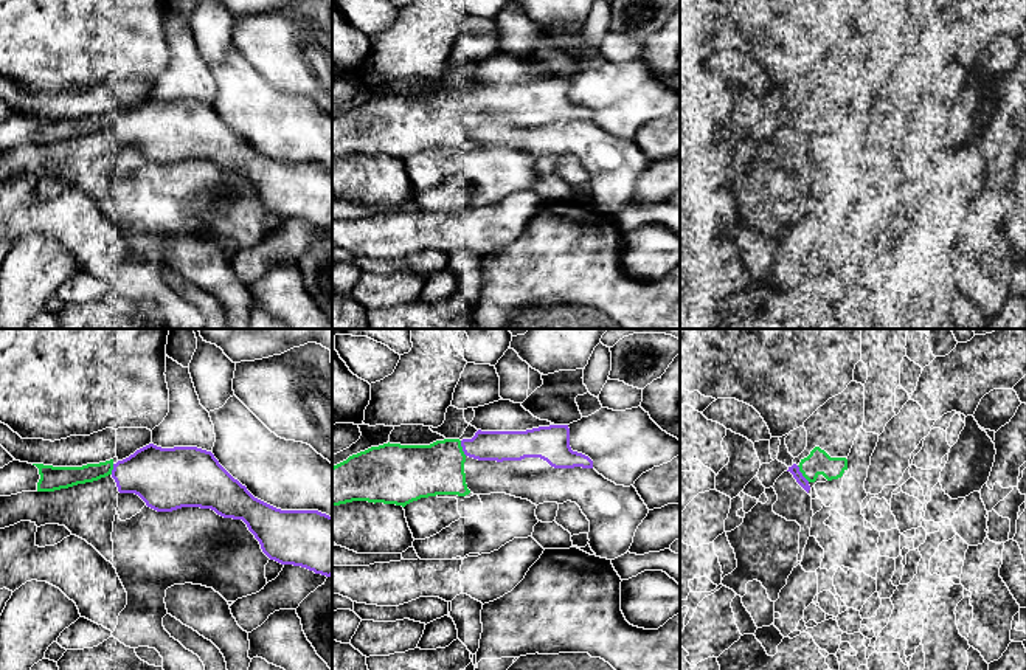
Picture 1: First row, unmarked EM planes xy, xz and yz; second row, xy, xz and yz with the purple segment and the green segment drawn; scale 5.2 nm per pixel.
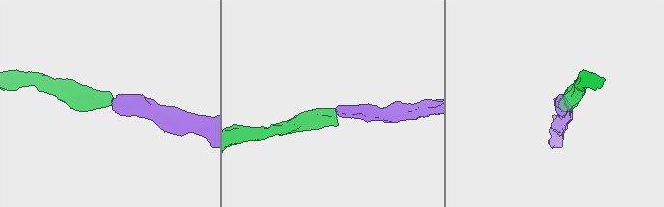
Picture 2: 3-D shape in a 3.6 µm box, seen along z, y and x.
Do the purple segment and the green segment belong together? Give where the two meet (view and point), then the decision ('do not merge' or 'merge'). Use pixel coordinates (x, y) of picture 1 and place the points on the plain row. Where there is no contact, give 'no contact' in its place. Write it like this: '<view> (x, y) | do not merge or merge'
yz (801, 126) | merge

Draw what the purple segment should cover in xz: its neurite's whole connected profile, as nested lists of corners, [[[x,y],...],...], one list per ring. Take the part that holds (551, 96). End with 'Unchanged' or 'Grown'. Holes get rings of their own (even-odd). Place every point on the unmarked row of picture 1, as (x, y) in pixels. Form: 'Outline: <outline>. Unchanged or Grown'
Outline: [[[568,78],[526,84],[481,84],[472,92],[444,92],[430,98],[383,96],[332,119],[332,158],[352,154],[405,160],[421,150],[470,146],[466,110],[522,113],[540,110],[554,121],[593,121],[593,113],[570,99]]]. Grown

